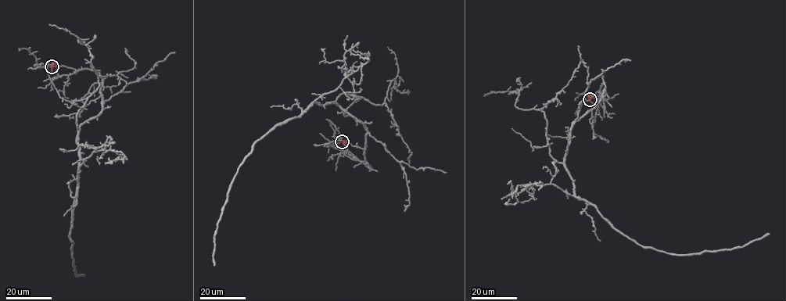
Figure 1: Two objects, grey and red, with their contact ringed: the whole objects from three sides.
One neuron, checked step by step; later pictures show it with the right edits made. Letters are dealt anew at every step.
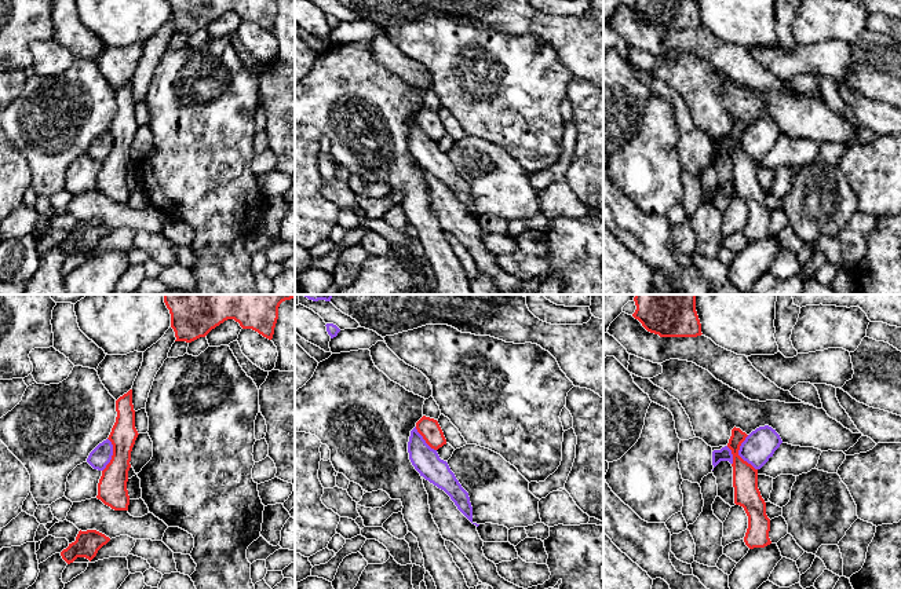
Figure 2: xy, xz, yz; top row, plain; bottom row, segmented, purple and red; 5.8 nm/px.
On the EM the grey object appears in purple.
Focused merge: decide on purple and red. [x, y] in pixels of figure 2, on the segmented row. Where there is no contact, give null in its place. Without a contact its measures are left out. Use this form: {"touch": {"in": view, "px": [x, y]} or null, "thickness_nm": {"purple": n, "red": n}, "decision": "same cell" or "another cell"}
{"touch": {"in": "yz", "px": [739, 454]}, "thickness_nm": {"purple": 180, "red": 150}, "decision": "another cell"}

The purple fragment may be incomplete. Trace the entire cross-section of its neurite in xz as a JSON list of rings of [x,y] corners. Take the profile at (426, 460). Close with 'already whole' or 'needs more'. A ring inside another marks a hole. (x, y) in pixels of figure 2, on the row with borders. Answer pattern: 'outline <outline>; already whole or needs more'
outline [[[416,427],[411,431],[408,442],[409,460],[426,480],[444,490],[457,509],[473,523],[473,506],[468,493],[462,487],[446,461],[431,449]]]; already whole

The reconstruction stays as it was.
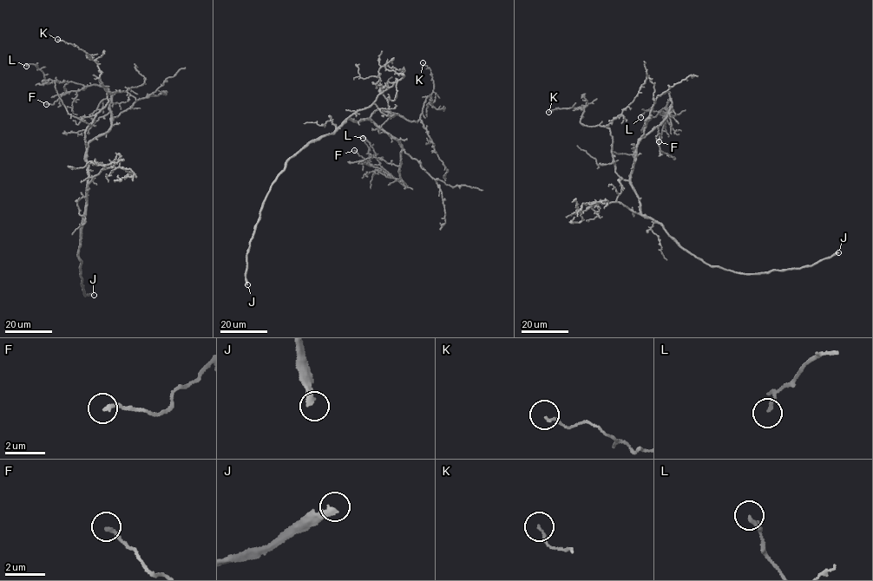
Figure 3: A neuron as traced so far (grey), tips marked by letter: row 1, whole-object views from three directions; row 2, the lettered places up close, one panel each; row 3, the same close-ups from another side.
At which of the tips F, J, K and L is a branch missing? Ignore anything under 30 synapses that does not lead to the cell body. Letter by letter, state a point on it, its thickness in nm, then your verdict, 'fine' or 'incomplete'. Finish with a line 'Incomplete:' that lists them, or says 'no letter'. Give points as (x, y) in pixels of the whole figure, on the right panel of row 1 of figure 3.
F: at (659, 141); 220 nm thick; fine
J: at (838, 252); 260 nm thick; incomplete
K: at (548, 112); 120 nm thick; fine
L: at (640, 117); 160 nm thick; fine
Incomplete: J

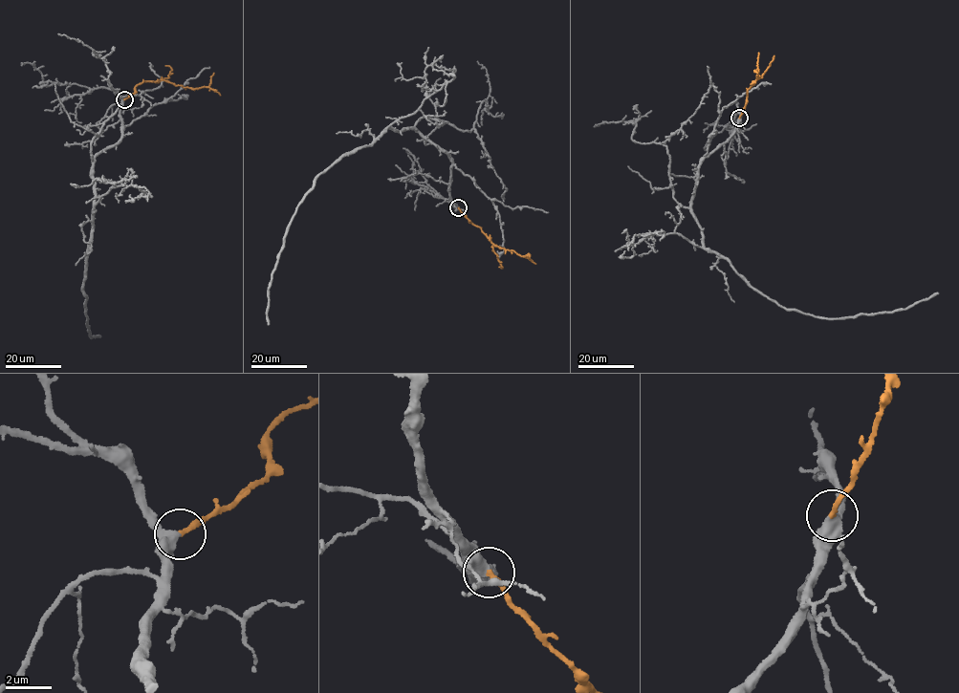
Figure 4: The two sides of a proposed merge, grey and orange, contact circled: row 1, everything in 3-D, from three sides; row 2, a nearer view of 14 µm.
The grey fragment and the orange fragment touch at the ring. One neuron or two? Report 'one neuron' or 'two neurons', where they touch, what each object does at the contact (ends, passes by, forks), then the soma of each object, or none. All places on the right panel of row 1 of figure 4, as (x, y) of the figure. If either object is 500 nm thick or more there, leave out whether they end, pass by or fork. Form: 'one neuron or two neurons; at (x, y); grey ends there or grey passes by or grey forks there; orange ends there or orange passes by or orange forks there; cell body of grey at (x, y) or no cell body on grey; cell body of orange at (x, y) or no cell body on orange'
one neuron; at (739, 118); grey passes by; orange ends there; no cell body on grey; no cell body on orange

